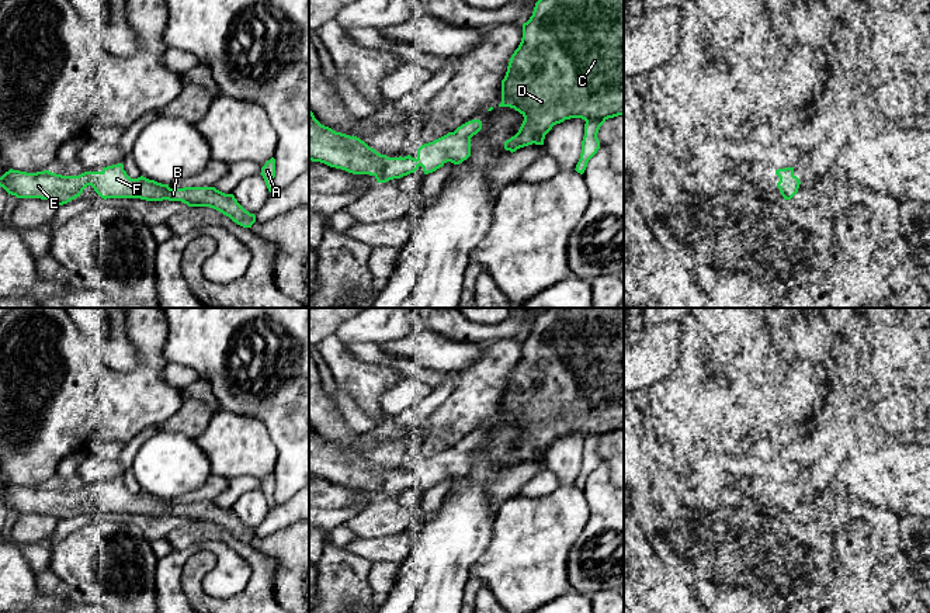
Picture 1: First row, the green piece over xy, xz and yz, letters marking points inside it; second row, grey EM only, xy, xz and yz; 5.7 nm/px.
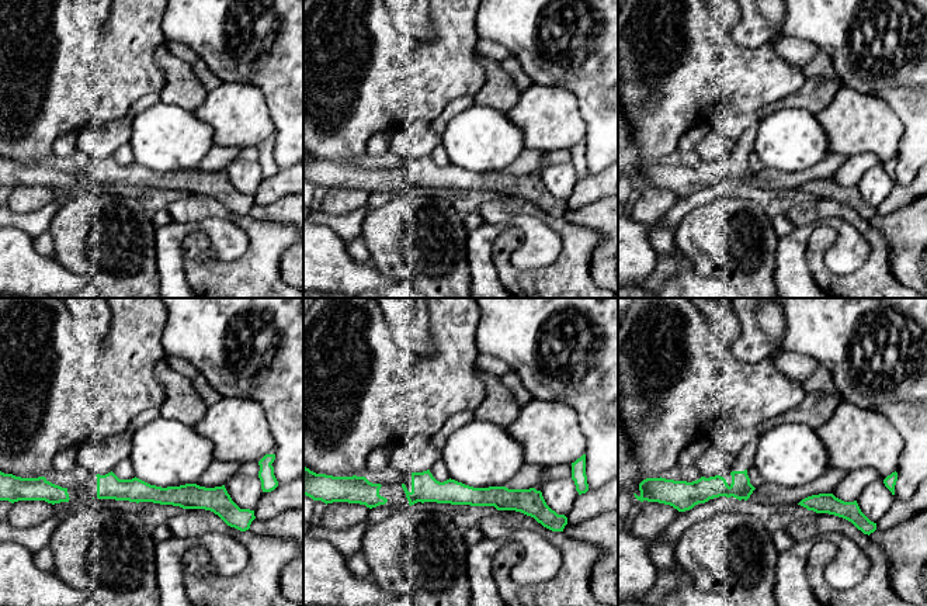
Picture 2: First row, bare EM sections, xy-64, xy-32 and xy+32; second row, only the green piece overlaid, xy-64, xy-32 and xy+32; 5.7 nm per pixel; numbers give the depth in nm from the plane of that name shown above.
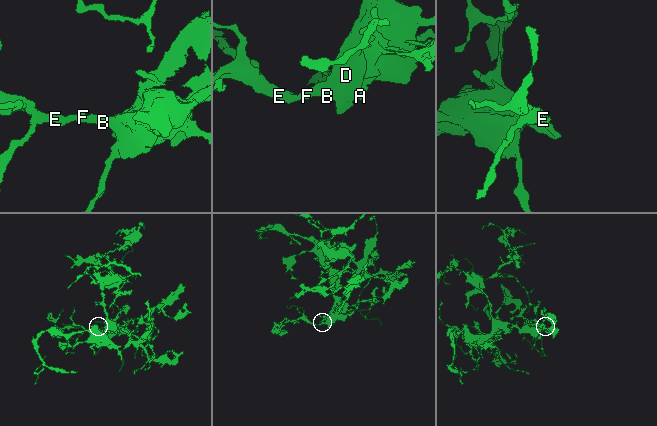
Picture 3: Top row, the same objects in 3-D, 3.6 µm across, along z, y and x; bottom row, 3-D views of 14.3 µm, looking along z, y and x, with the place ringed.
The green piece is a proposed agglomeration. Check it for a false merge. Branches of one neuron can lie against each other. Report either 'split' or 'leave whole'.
leave whole

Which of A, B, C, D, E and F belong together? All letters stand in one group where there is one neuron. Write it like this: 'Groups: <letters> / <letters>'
Groups: A B C D E F

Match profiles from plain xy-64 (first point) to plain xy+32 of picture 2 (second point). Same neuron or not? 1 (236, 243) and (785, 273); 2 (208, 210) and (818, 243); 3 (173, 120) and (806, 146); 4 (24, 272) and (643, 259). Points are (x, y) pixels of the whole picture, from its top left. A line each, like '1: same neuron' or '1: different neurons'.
1: same neuron
2: same neuron
3: same neuron
4: same neuron

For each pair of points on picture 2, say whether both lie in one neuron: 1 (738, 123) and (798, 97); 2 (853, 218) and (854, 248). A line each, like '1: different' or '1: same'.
1: same
2: different

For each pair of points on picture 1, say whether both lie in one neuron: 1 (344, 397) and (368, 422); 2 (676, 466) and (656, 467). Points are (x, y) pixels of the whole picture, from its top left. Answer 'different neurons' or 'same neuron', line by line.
1: same neuron
2: different neurons

